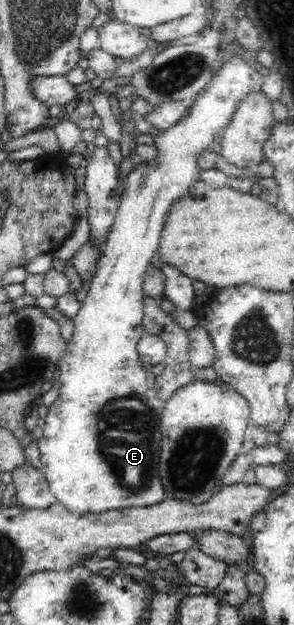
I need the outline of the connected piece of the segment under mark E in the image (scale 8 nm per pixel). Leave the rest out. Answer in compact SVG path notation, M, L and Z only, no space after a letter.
M232 55L232 57L226 62L219 62L219 67L216 70L210 86L206 86L199 95L193 99L192 106L189 110L189 115L182 117L179 123L176 123L172 128L165 131L160 131L153 140L154 148L156 148L156 157L148 162L140 162L135 166L135 169L125 177L125 184L120 191L120 204L111 226L105 246L103 247L101 257L98 260L97 272L92 277L90 288L87 291L85 299L81 302L81 308L78 315L73 319L75 328L73 329L73 336L70 342L67 344L67 350L61 357L59 364L60 369L60 382L61 387L59 390L58 398L54 401L53 406L50 406L48 416L46 416L46 427L43 430L43 437L37 441L38 448L40 450L40 458L42 462L42 471L44 476L47 478L49 489L51 493L57 498L62 505L64 505L70 512L78 515L85 514L100 514L106 511L118 511L130 507L149 507L153 504L158 504L162 500L166 499L166 493L164 485L160 480L159 473L159 460L161 451L161 415L165 408L165 403L158 397L157 388L155 387L157 376L151 371L146 372L142 367L142 361L140 359L138 349L138 342L140 338L145 334L145 327L143 324L143 301L145 300L143 292L144 276L150 262L152 262L152 256L156 254L159 242L161 239L161 232L164 228L165 222L167 221L166 214L170 210L173 203L178 198L186 195L186 192L200 181L200 174L203 169L203 165L209 162L209 150L208 146L212 144L212 140L222 135L224 128L227 124L230 124L238 104L251 94L252 92L258 92L262 90L263 77L256 68L252 67L244 57Z

